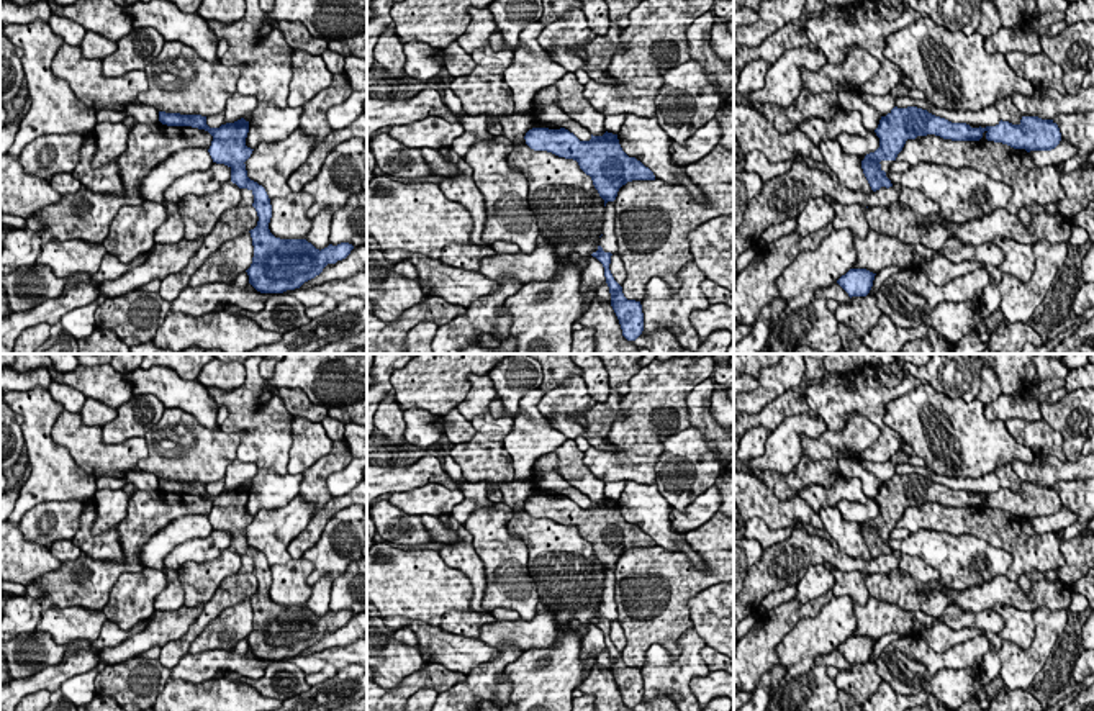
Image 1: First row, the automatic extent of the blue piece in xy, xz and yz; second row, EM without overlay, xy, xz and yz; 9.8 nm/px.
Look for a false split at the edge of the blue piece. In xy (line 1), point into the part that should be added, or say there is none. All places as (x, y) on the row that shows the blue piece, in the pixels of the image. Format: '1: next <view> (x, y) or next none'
1: next none

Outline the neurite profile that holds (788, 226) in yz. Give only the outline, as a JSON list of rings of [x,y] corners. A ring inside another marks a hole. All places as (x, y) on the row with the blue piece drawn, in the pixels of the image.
[[[789,218],[780,224],[773,224],[770,226],[762,236],[760,236],[760,241],[758,241],[758,247],[762,246],[768,246],[771,242],[775,242],[776,239],[786,236],[786,234],[791,234],[791,233],[796,233],[796,218]]]

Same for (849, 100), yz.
[[[839,92],[840,108],[848,111],[860,111],[863,118],[863,125],[868,131],[875,131],[879,125],[881,115],[870,105],[866,105],[858,92]]]

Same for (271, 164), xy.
[[[296,128],[287,139],[259,144],[246,161],[247,177],[262,185],[269,198],[292,193],[288,177],[306,162],[316,138]]]

